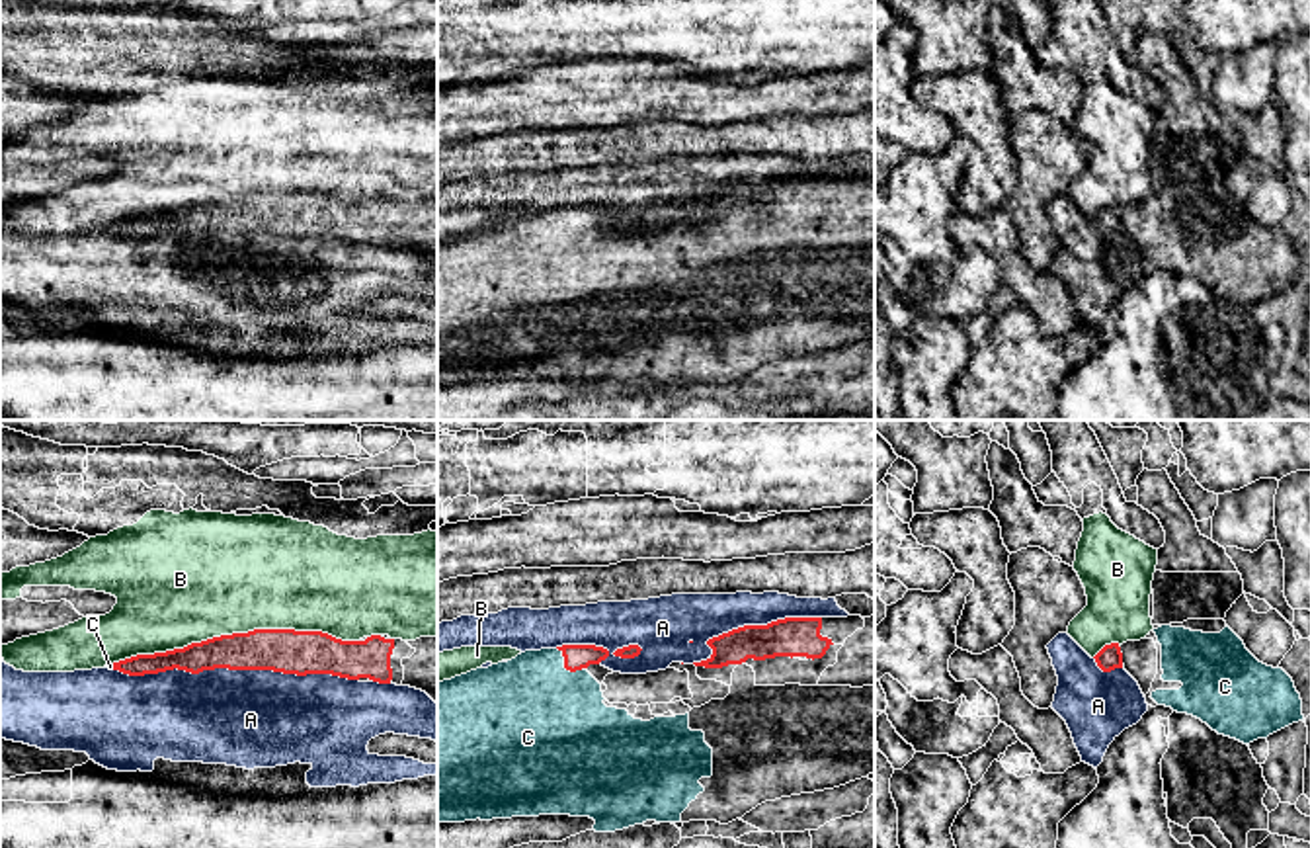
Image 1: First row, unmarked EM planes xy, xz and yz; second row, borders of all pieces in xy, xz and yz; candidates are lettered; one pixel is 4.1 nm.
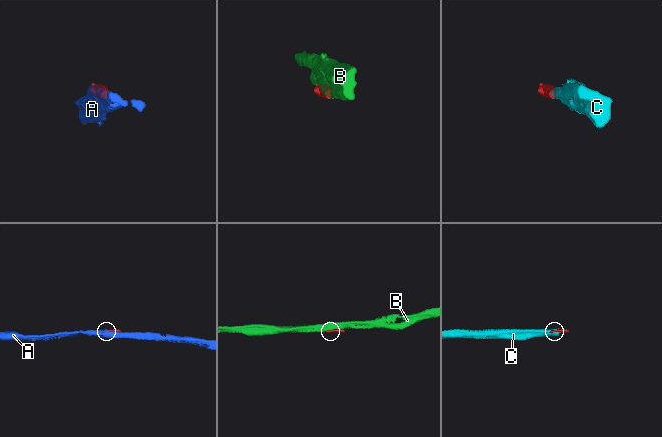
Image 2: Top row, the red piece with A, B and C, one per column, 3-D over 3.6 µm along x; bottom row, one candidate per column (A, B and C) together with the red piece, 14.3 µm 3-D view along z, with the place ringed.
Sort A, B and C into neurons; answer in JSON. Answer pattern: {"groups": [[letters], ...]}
{"groups": [["A"], ["B"], ["C"]]}

